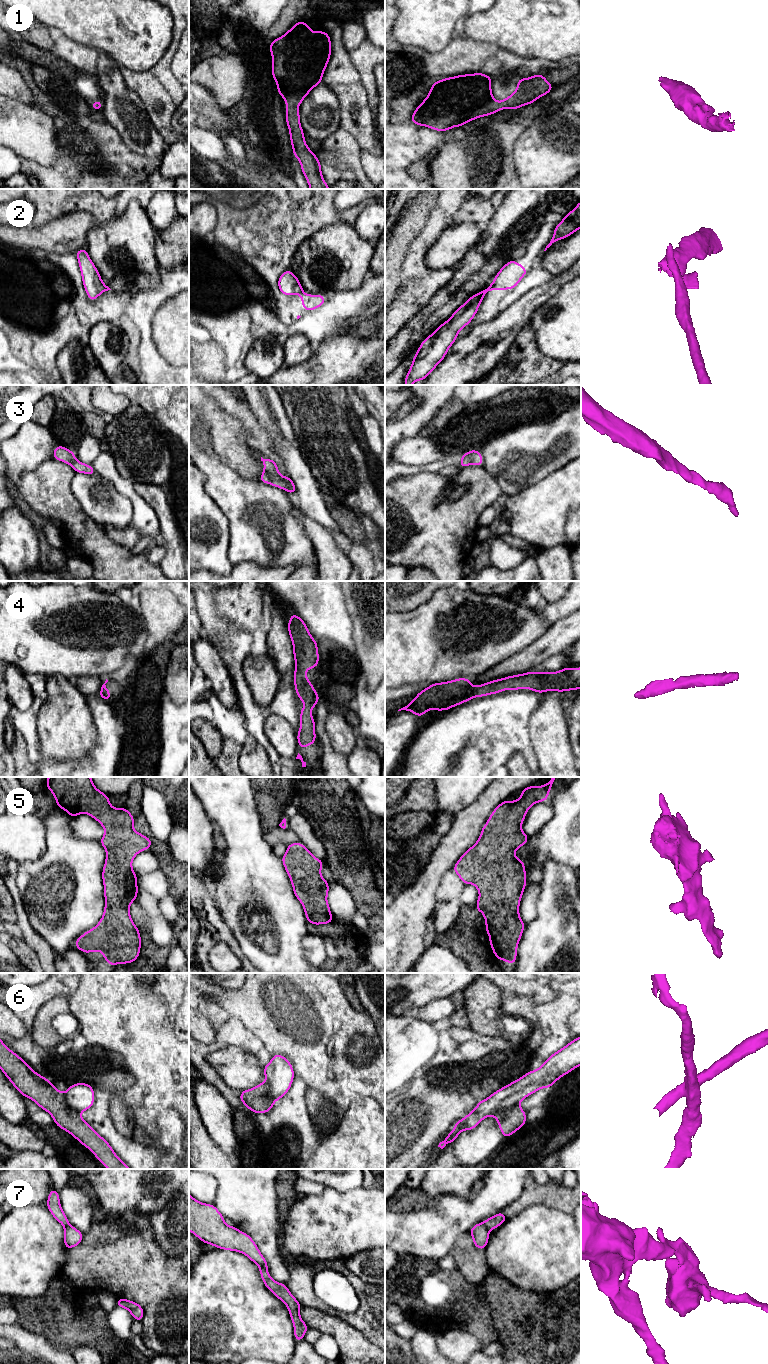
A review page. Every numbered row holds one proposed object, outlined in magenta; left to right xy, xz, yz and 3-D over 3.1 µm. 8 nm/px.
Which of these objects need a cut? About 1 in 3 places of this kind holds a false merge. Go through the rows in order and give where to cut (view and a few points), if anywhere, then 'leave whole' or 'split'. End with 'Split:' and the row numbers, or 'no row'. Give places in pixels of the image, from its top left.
1: no cut | leave whole
2: yz (489, 286), (487, 290) | split
3: no cut | leave whole
4: no cut | leave whole
5: no cut | leave whole
6: yz (518, 1103), (505, 1110), (500, 1110), (495, 1116) | split
7: yz (481, 1223), (488, 1230) | split
Split: 2, 6, 7

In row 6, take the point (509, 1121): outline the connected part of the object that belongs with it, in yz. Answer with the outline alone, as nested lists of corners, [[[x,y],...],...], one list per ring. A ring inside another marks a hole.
[[[519,1104],[506,1111],[499,1111],[495,1117],[504,1138],[511,1136],[526,1124],[526,1113]]]

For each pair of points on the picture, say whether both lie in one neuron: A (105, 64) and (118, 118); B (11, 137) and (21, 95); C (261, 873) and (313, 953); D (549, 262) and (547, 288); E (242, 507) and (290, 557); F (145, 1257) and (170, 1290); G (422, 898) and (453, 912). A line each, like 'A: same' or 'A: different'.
A: same
B: different
C: different
D: different
E: same
F: same
G: different

